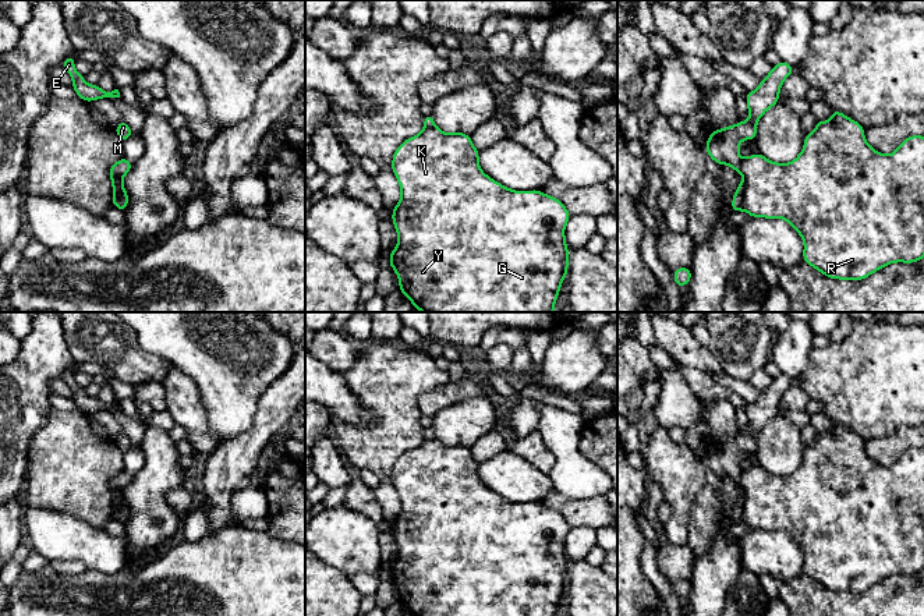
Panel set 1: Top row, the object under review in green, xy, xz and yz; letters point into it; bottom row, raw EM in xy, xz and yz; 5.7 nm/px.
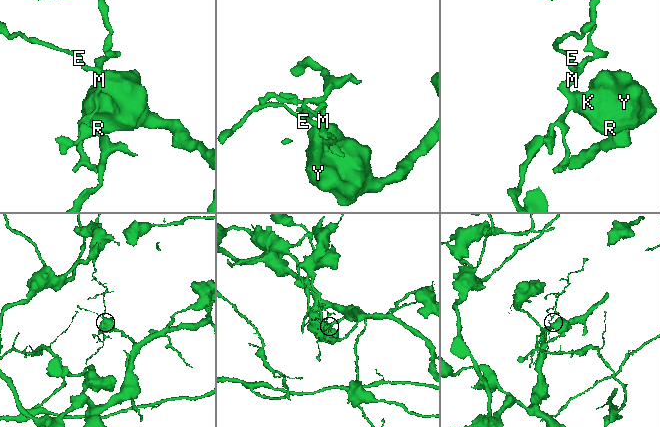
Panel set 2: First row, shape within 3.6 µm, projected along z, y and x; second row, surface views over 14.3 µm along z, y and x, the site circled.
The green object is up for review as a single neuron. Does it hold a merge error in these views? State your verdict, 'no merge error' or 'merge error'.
merge error

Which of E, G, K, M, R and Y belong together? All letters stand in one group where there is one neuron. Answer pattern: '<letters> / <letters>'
E M / G K R Y

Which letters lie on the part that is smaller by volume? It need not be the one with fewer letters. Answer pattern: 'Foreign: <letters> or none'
Foreign: E, M

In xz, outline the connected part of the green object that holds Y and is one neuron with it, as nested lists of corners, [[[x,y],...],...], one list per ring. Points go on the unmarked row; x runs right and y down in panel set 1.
[[[438,439],[424,440],[396,461],[392,482],[401,509],[392,532],[399,555],[389,576],[397,585],[399,602],[413,616],[555,616],[569,580],[564,550],[569,523],[538,502],[521,505],[503,499],[479,481],[478,468],[470,447],[446,446]]]

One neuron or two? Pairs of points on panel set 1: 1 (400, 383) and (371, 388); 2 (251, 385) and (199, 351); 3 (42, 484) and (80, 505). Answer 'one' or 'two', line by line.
1: one
2: one
3: one

